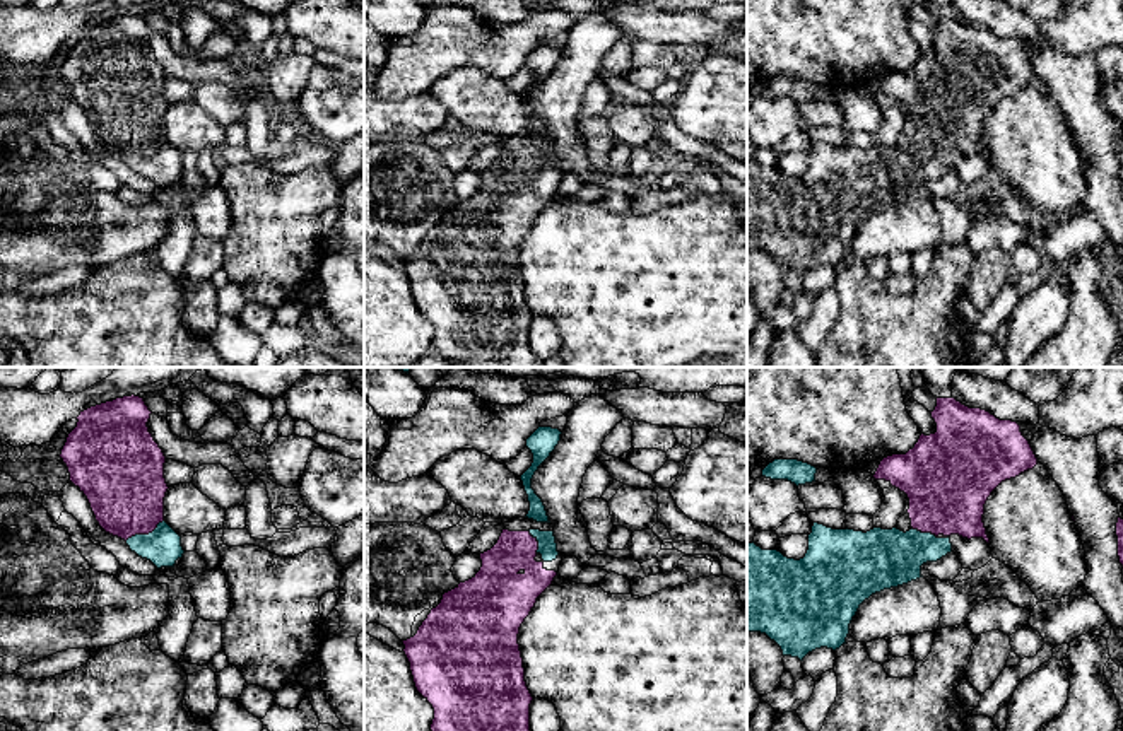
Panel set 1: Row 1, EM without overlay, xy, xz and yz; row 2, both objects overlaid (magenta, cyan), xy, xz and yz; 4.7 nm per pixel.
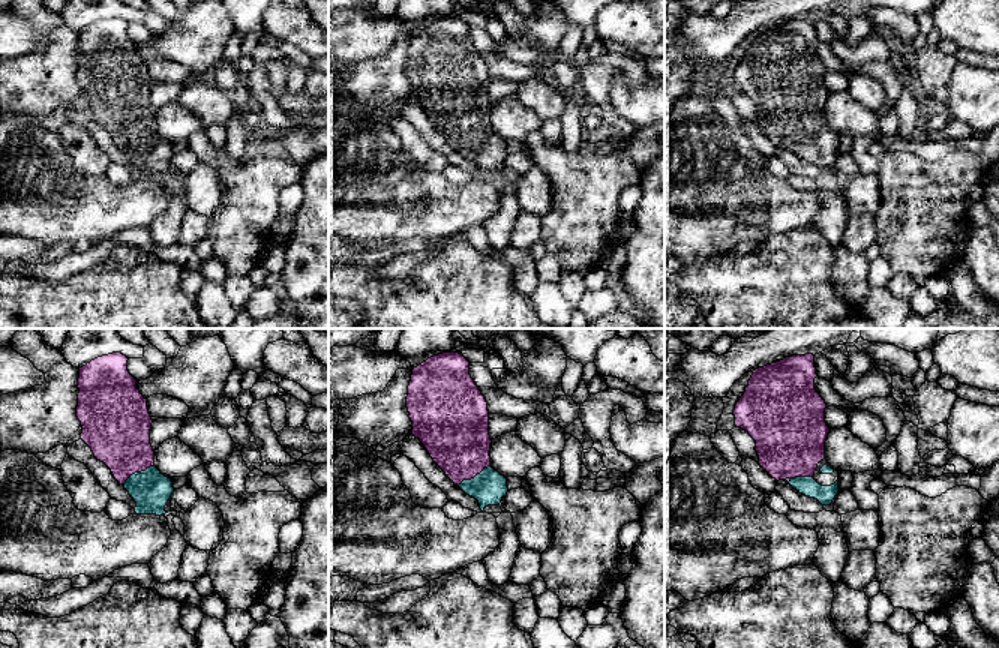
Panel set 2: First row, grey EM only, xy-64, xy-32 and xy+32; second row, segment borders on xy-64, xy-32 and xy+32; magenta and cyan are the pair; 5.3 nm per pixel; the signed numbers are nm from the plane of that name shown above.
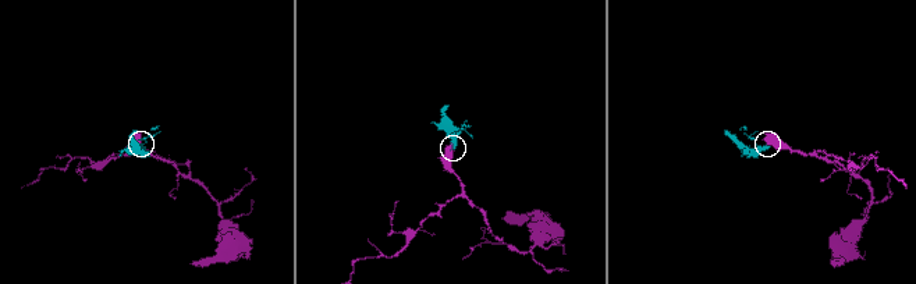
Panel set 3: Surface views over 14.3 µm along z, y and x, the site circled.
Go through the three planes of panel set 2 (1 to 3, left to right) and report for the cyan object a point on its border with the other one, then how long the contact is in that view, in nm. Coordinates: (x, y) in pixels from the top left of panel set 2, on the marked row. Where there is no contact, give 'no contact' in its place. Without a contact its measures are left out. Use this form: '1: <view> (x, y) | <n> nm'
1: xy-64 (137, 471) | 200 nm
2: xy-32 (473, 477) | 200 nm
3: xy+32 (801, 476) | 120 nm

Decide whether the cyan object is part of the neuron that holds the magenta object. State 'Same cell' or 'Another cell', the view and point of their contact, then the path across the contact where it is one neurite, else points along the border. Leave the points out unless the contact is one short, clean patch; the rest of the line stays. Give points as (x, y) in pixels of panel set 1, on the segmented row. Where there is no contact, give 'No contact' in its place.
Same cell. Touches magenta at xy (144, 533). Path across: xy (125, 485), (130, 506), (144, 533), (163, 547)

